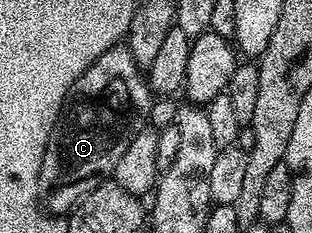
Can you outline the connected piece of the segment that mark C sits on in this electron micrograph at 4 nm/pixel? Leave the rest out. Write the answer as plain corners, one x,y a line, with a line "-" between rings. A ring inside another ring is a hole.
123,43
114,45
90,65
71,84
69,97
70,100
61,110
59,120
51,128
51,138
47,141
37,179
39,204
52,215
63,215
74,209
83,200
84,195
96,189
114,174
117,159
121,159
125,147
129,147
129,143
140,128
148,124
147,116
153,100
144,70
135,65
133,55

